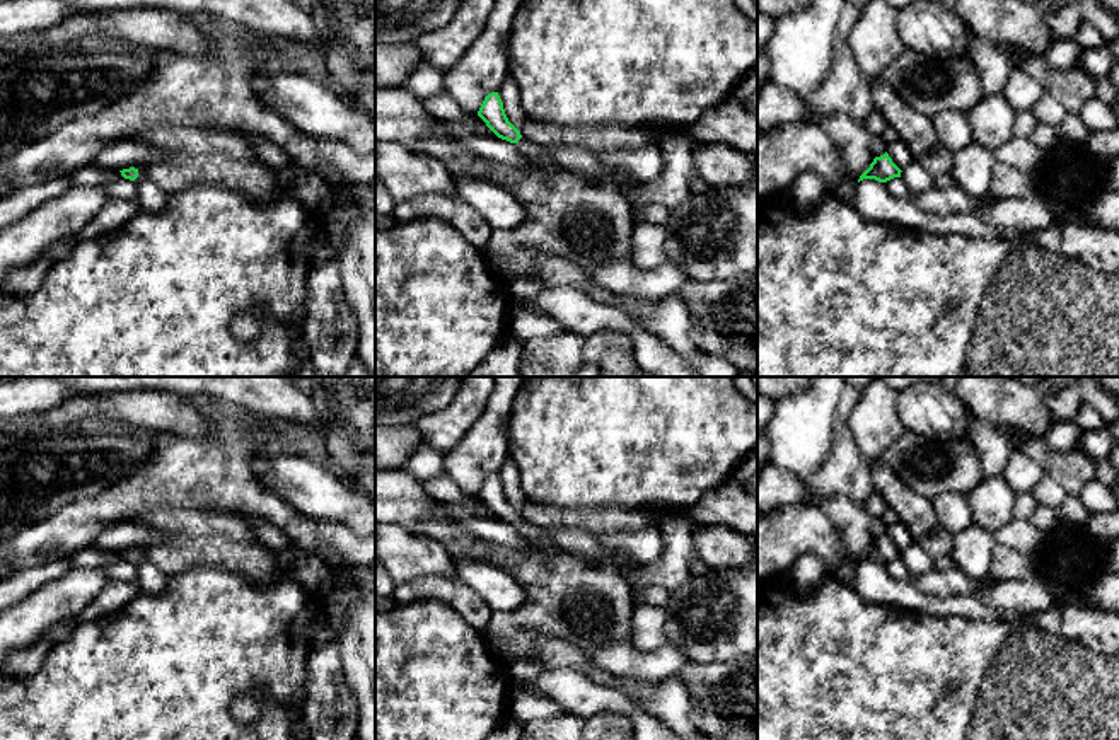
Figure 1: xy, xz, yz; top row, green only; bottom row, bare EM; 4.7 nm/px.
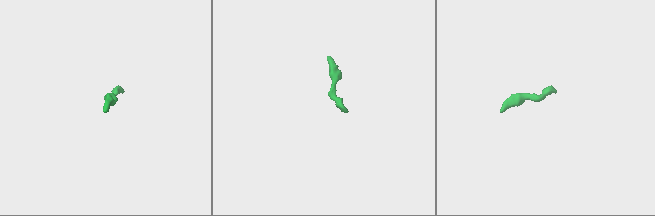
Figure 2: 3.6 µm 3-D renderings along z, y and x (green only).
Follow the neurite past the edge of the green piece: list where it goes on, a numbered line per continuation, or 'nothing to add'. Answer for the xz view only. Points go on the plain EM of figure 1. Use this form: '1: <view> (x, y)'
1: xz (539, 539)

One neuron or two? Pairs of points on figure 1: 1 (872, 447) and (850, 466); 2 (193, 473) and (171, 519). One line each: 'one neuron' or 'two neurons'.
1: two neurons
2: two neurons

